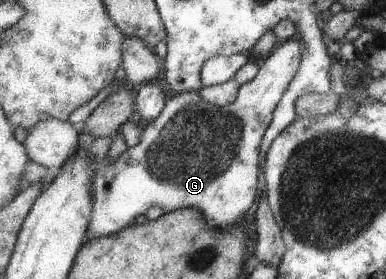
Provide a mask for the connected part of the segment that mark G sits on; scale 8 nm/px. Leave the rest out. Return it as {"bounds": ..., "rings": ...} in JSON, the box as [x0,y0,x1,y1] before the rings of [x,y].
{"bounds":[89,35,302,238],"rings":[[[297,35],[291,36],[281,44],[277,44],[275,48],[258,63],[258,71],[251,80],[239,85],[235,98],[226,105],[216,107],[199,98],[199,90],[188,90],[177,93],[166,100],[165,106],[159,111],[159,114],[150,122],[142,125],[143,130],[137,144],[127,147],[120,156],[115,159],[115,162],[104,161],[99,168],[94,172],[93,179],[91,179],[90,192],[93,194],[93,210],[90,214],[89,230],[90,238],[100,237],[113,234],[121,231],[123,227],[134,222],[134,218],[155,205],[159,205],[164,212],[169,212],[175,209],[182,209],[183,207],[193,207],[203,215],[207,227],[210,229],[222,229],[227,231],[233,225],[243,222],[245,212],[249,210],[253,198],[255,198],[255,188],[257,188],[257,174],[259,174],[259,166],[257,166],[257,146],[260,146],[262,136],[266,132],[266,128],[270,126],[271,112],[274,112],[275,104],[278,104],[279,99],[282,98],[286,92],[286,88],[290,84],[290,80],[294,78],[295,72],[298,71],[302,60],[302,44]]]}

